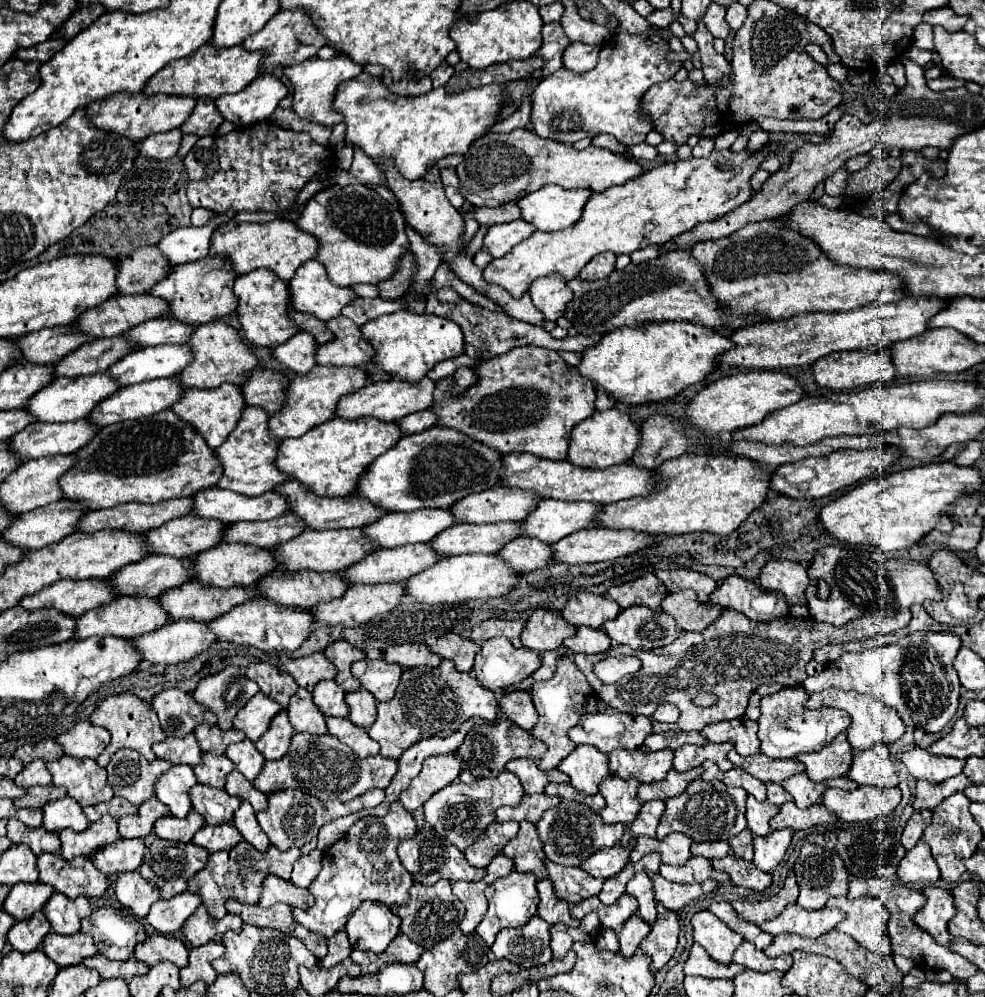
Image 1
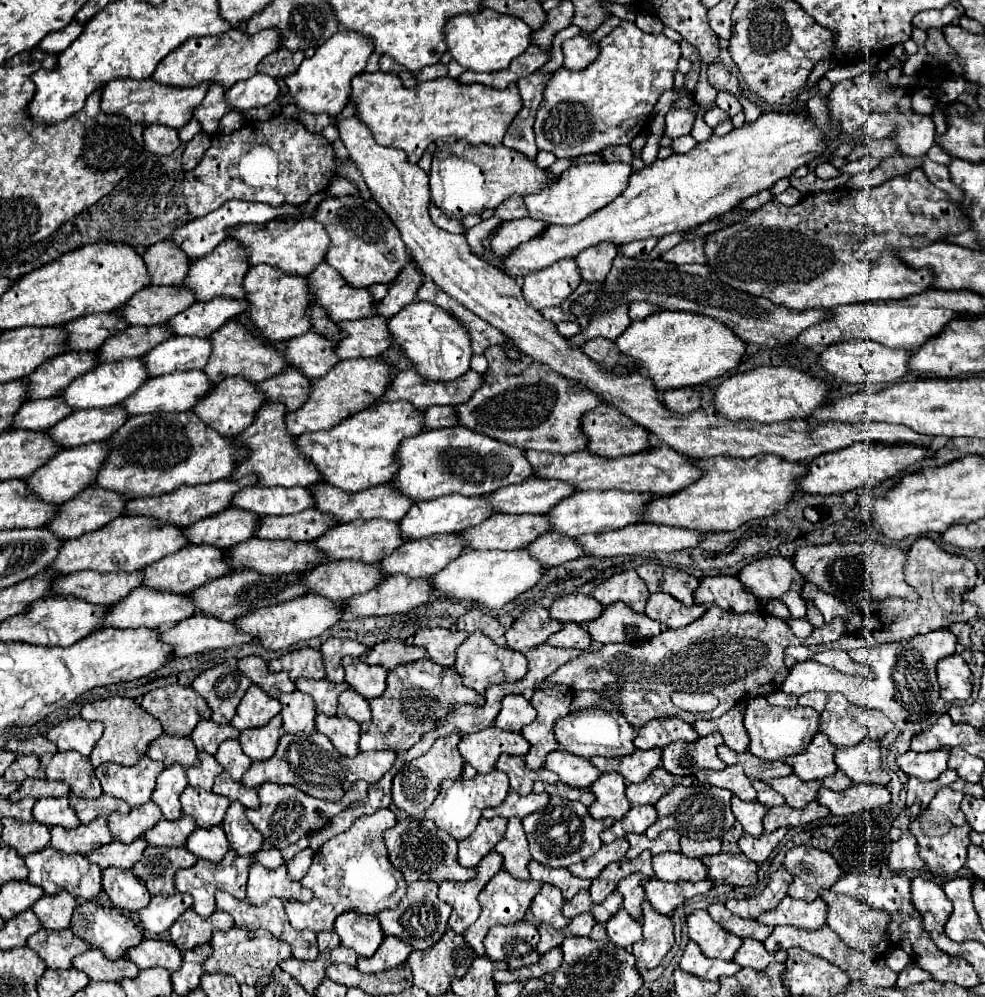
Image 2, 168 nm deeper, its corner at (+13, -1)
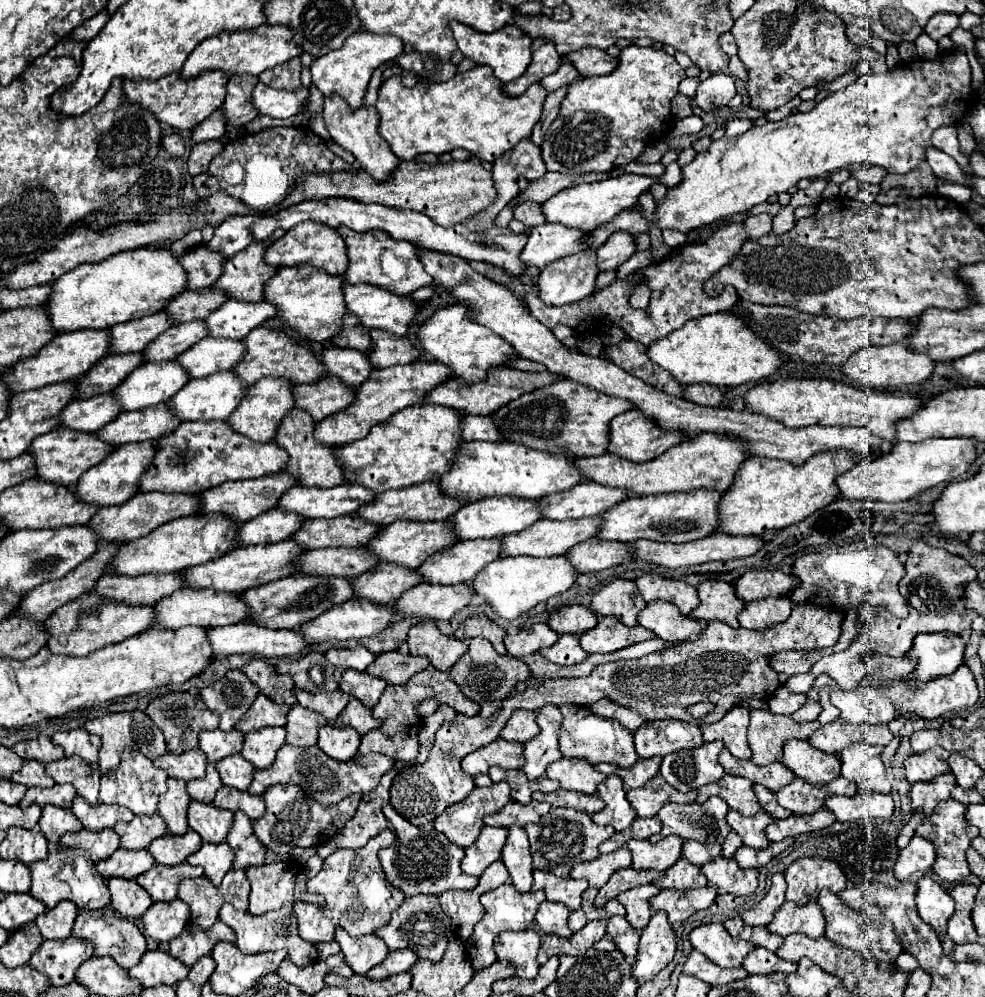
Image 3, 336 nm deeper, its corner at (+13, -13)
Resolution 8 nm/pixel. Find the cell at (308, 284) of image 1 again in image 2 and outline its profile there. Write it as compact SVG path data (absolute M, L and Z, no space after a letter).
M320 264L310 274L312 290L316 290L316 306L326 308L332 320L358 320L376 314L376 302L366 288L352 288L330 264Z

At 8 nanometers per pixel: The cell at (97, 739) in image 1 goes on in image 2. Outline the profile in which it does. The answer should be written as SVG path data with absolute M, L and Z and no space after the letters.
M80 716L60 722L58 726L48 730L48 740L58 746L60 752L76 750L82 756L90 756L92 748L100 740L104 730L104 724L100 722L88 722Z

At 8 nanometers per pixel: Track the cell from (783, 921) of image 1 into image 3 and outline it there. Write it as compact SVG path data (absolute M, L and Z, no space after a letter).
M784 902L776 912L772 924L768 924L766 928L768 932L780 936L802 932L808 938L820 938L824 936L824 916L818 902L808 902L804 906Z

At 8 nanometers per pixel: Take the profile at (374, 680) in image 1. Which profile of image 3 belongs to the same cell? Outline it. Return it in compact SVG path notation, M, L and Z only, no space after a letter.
M346 670L342 674L340 690L342 692L348 692L354 698L358 698L366 708L374 708L378 704L378 698L382 696L386 684L388 684L386 680L376 678L376 676L370 676L366 672Z

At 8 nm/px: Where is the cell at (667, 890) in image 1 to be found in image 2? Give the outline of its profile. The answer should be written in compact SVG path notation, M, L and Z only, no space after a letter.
M646 880L642 882L646 890L646 898L650 904L666 916L672 916L672 912L686 902L688 898L696 894L706 894L714 882L712 880L702 880L702 882L662 882L662 880Z

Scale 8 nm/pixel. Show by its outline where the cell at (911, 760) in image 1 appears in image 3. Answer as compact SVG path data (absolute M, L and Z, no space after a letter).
M932 748L922 754L912 754L904 760L906 780L910 784L914 782L932 782L936 776L942 776L950 770L948 766L950 752L944 748Z

